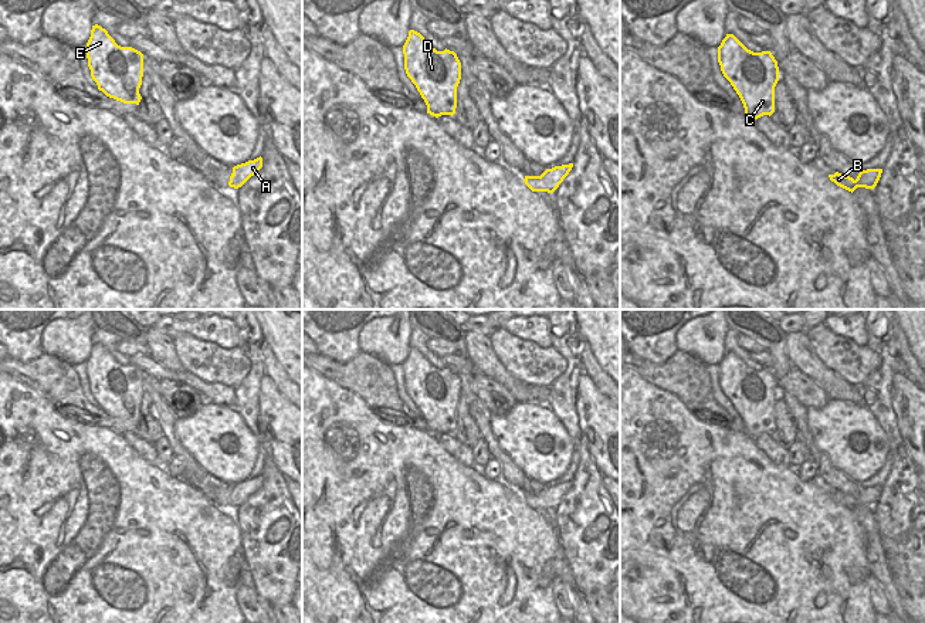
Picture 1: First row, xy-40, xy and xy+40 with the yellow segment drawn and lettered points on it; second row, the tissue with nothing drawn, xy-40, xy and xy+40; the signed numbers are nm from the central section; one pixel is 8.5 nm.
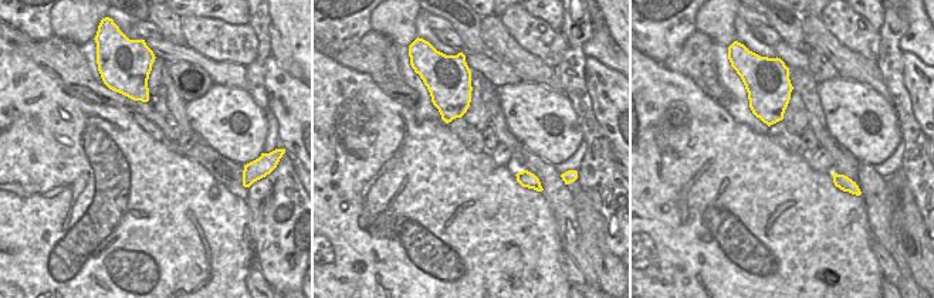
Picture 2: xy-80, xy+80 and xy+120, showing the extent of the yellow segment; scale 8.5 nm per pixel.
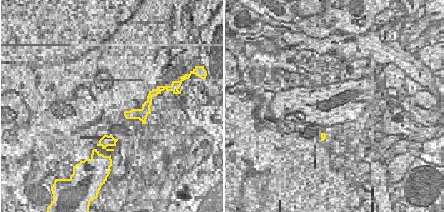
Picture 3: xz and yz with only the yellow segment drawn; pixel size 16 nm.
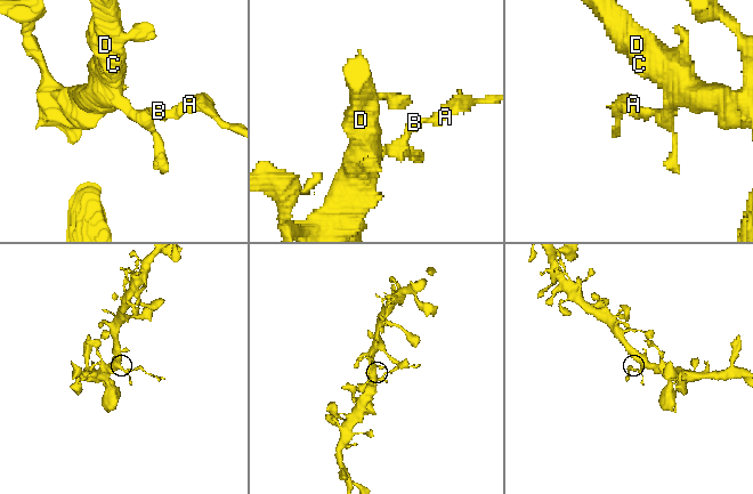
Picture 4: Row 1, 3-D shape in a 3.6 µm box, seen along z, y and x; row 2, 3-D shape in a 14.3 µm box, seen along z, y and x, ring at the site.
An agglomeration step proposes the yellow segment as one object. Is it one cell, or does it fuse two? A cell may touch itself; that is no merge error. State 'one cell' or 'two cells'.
two cells

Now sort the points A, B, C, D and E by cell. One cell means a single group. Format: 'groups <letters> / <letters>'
groups A / B C D E

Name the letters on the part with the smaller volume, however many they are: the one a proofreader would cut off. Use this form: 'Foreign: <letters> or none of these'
Foreign: A

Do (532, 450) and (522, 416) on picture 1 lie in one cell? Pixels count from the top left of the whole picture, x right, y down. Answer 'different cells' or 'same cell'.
same cell

